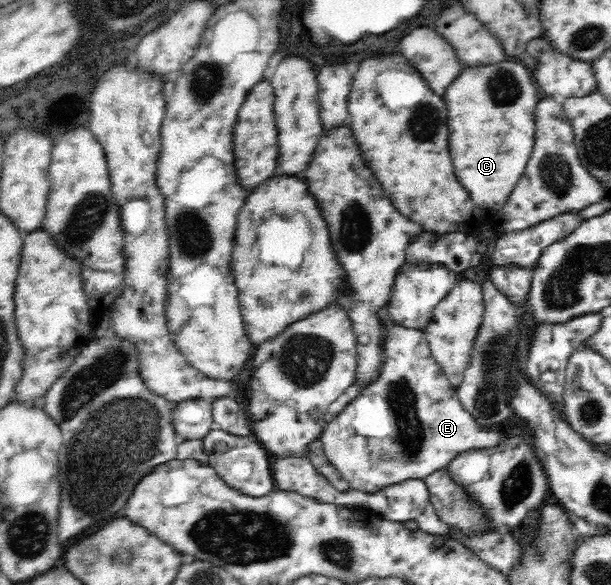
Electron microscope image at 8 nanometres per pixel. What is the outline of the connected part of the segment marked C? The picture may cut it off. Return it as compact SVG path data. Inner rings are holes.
M503 60L496 64L488 64L486 66L470 66L462 69L462 72L453 80L453 83L445 90L443 99L445 100L448 110L448 128L450 128L450 154L454 158L454 172L456 178L462 183L462 186L470 193L470 198L476 203L479 217L481 221L487 215L495 215L500 212L505 202L508 200L516 182L522 178L524 170L526 170L526 162L530 160L533 153L535 143L534 134L536 134L535 110L536 105L544 98L544 94L537 86L532 71L522 62L514 60Z

